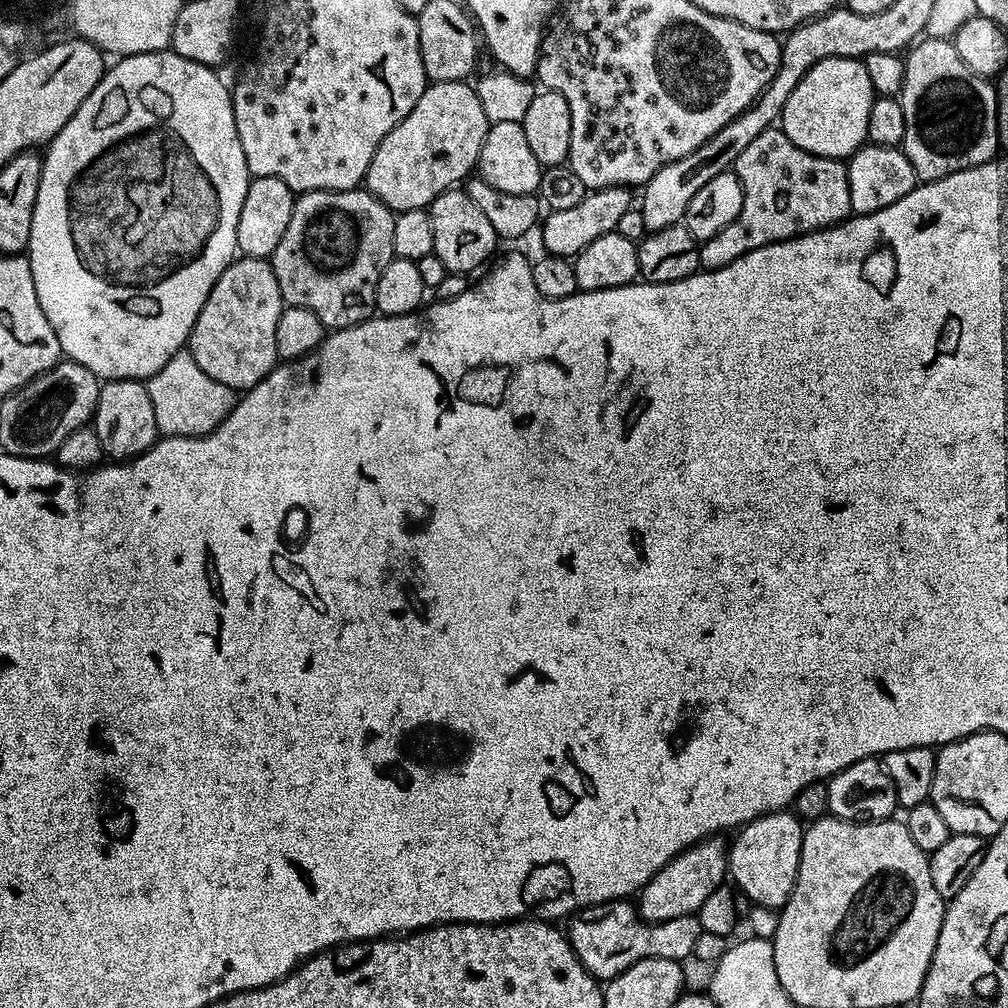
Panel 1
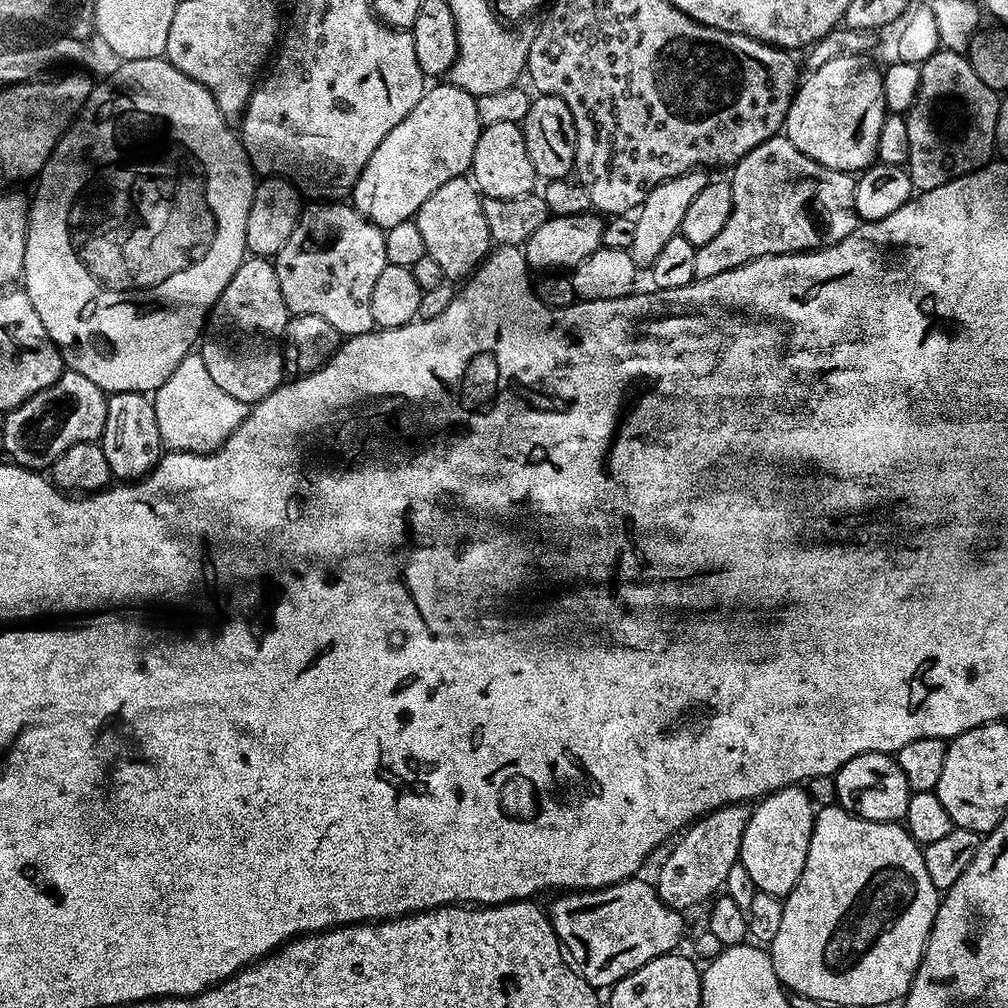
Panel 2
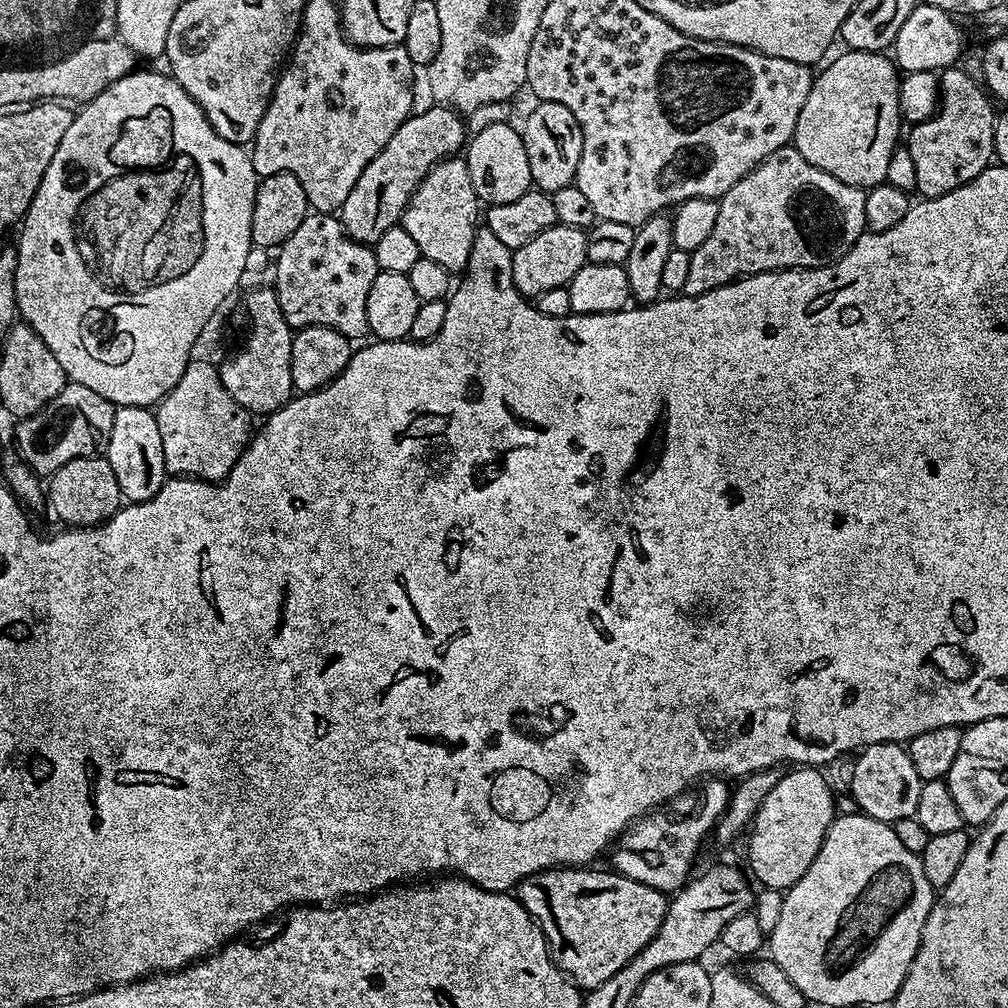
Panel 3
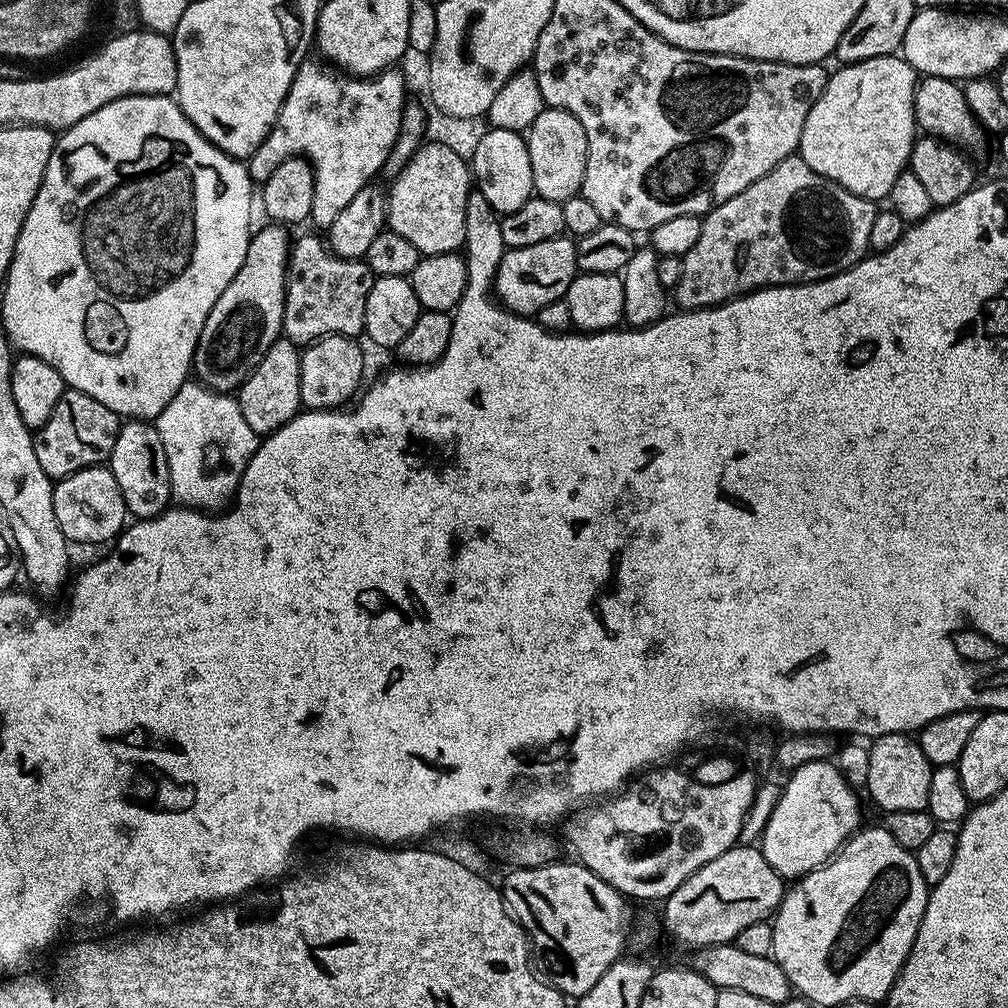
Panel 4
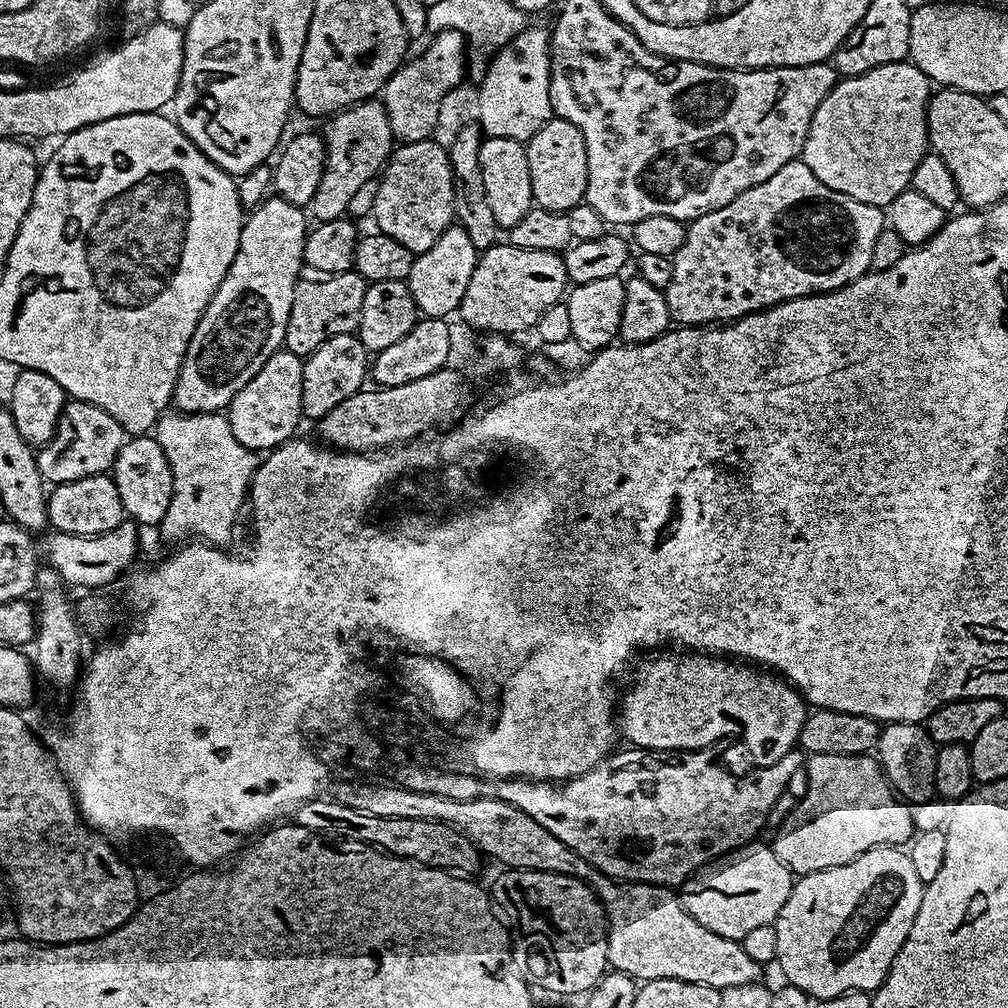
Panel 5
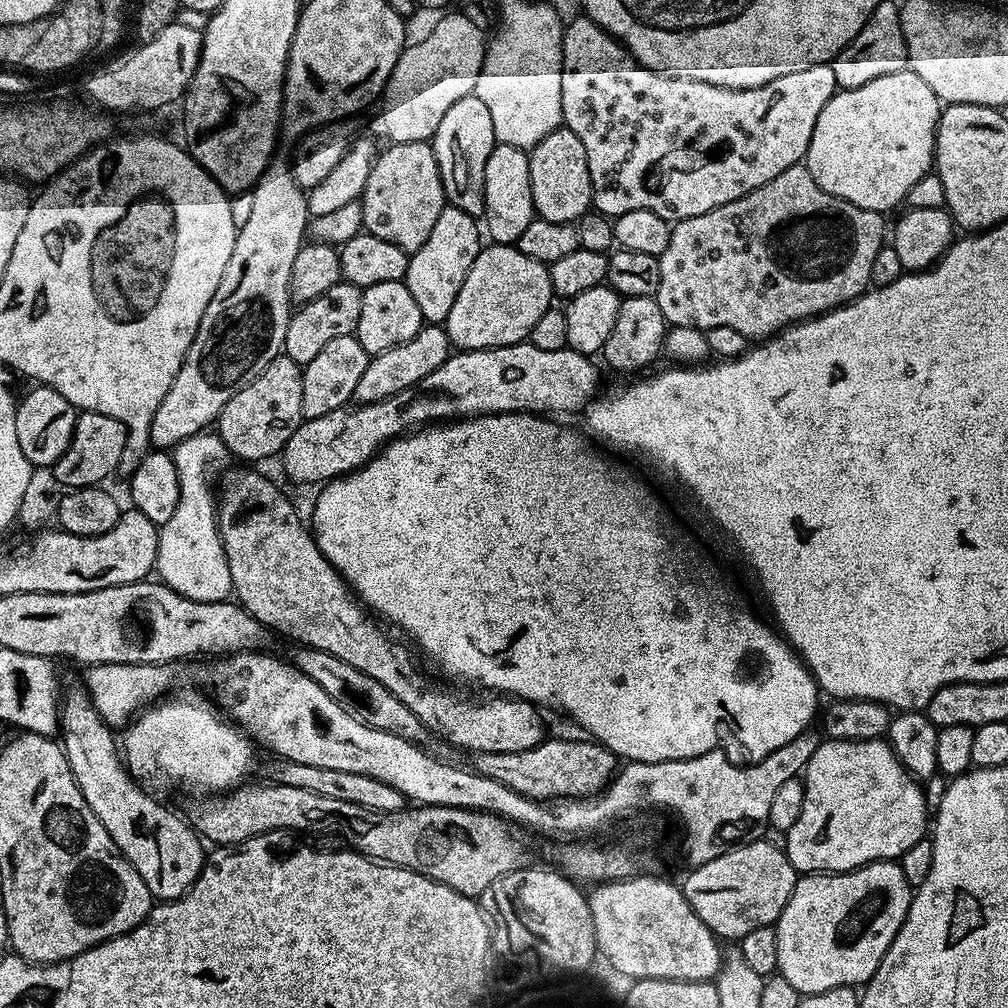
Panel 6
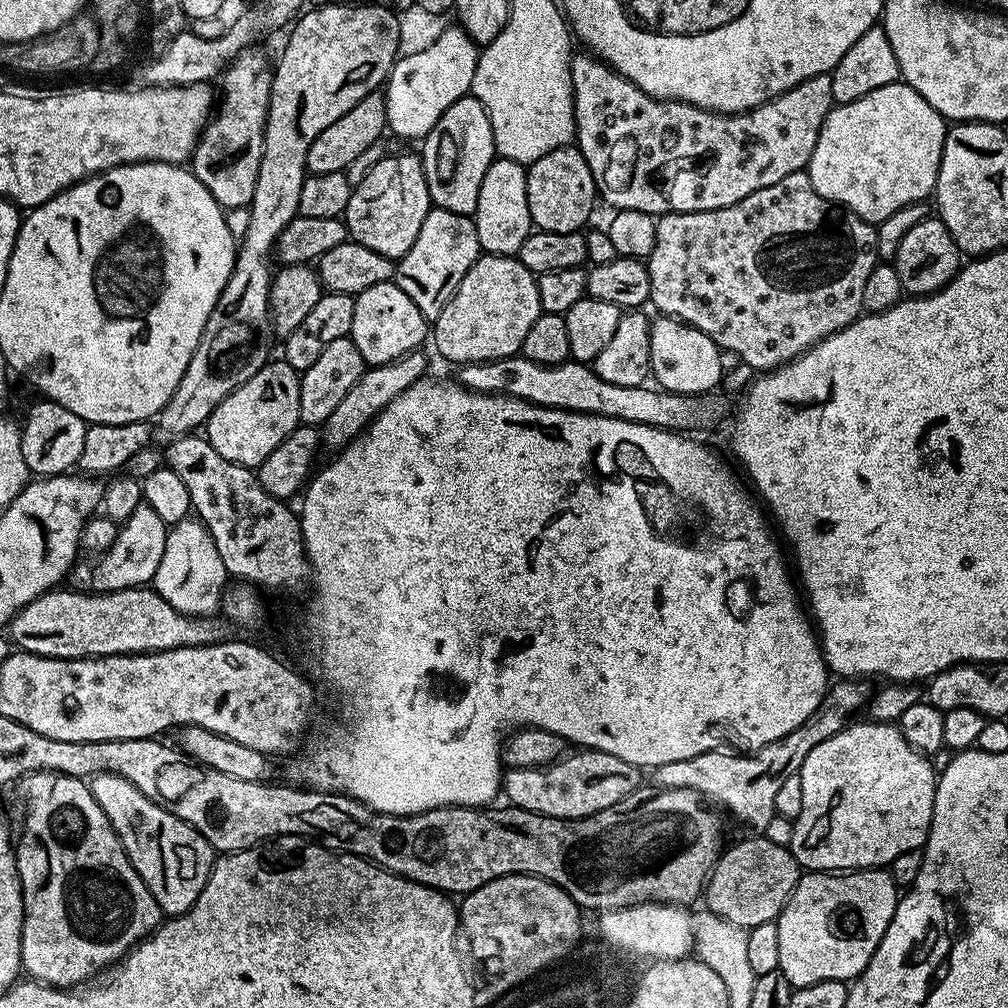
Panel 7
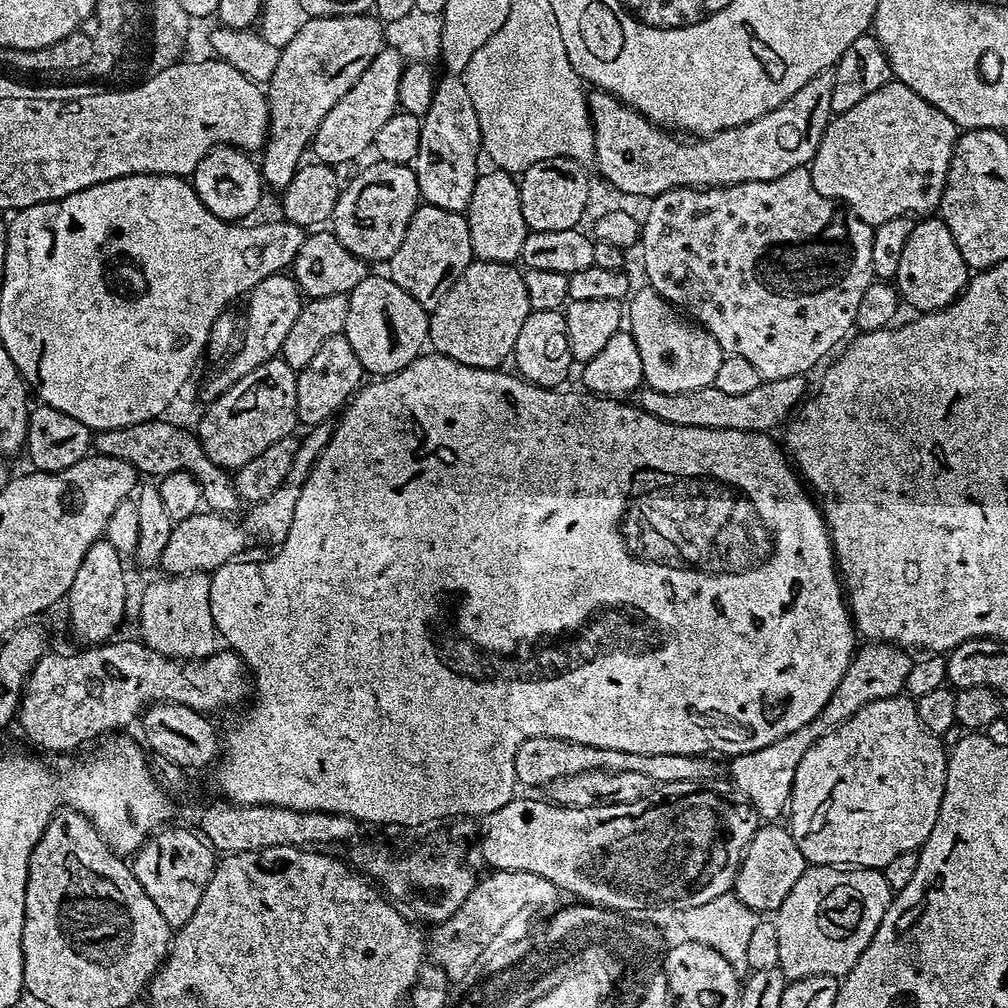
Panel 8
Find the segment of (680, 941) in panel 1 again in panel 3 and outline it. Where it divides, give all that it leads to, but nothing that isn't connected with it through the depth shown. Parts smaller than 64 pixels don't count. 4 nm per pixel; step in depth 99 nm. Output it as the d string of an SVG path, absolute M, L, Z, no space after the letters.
M588 866L552 868L528 875L516 887L516 897L520 904L543 930L553 960L578 988L586 992L612 978L653 940L665 917L669 901L665 893L626 878L615 870L604 872L594 869Z

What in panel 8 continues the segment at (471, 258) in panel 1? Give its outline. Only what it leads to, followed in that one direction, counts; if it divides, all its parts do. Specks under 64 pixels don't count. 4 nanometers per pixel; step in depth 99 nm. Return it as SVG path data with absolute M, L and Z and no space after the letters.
M381 159L375 163L362 169L349 184L347 181L341 187L330 221L330 231L358 259L387 262L392 259L394 250L402 246L402 238L406 238L406 226L410 226L410 218L422 201L415 167Z

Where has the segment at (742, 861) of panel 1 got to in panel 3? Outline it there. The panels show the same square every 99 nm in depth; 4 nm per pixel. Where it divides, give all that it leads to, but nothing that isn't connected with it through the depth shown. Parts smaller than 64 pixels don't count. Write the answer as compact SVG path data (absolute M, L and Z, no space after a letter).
M796 766L785 771L782 782L778 782L778 786L774 786L770 794L766 794L766 802L762 802L756 817L752 819L752 837L748 840L748 864L752 867L751 875L756 875L768 888L790 889L794 882L798 882L798 878L802 878L802 874L806 874L810 862L814 862L826 838L828 828L838 815L834 791L832 792L831 786L824 781L824 776L820 772L823 771L812 766Z

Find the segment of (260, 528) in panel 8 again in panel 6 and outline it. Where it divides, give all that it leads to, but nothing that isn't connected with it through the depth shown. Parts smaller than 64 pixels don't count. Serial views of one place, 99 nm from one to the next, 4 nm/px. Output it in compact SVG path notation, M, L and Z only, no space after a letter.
M425 323L424 327L418 330L418 334L414 334L414 338L369 359L362 378L358 378L358 386L354 386L352 400L369 404L378 402L390 394L398 394L398 390L414 386L419 380L426 378L426 374L434 374L434 370L438 370L438 366L442 366L442 362L446 362L449 355L447 330L438 324Z

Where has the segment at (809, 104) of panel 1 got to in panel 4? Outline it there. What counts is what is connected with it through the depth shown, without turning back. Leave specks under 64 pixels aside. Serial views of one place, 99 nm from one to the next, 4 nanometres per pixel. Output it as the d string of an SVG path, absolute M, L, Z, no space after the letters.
M900 54L870 58L857 64L845 64L837 69L836 73L833 71L829 75L810 114L806 114L806 126L802 126L798 155L804 159L806 166L810 166L810 170L850 190L850 194L858 194L873 202L883 201L890 194L890 186L894 186L898 174L908 168L912 146L918 139L914 118L918 73Z

